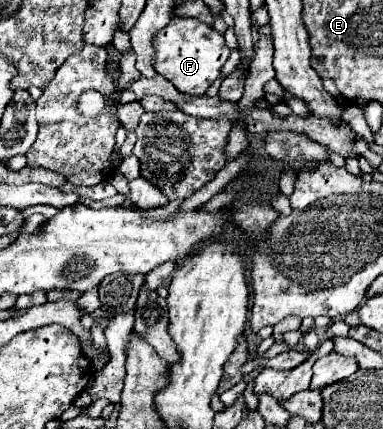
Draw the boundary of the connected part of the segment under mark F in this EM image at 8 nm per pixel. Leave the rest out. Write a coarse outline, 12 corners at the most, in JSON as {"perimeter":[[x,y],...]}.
{"perimeter":[[196,18],[154,34],[154,70],[204,94],[230,48]]}

